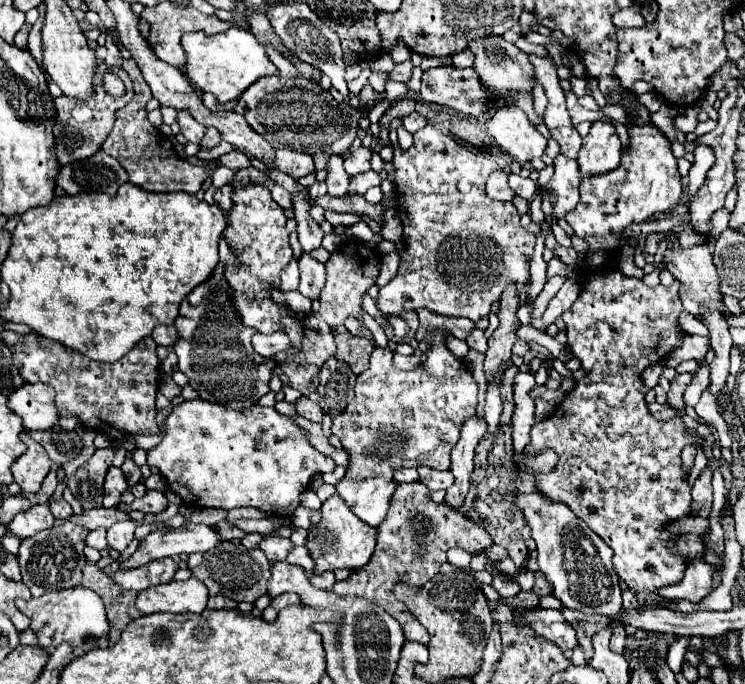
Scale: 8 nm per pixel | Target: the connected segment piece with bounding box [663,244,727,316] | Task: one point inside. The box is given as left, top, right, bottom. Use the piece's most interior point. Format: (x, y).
(693, 268)

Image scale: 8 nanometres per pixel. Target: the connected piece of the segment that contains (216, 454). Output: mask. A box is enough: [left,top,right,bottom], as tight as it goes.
[147,400,336,516]

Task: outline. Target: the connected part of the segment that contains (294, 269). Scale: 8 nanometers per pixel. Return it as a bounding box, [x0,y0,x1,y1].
[281,260,299,292]

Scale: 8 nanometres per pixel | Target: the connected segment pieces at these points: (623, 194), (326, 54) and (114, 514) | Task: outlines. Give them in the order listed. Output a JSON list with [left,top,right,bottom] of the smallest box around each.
[[565,110,683,252],[265,2,347,98],[69,506,129,530]]

